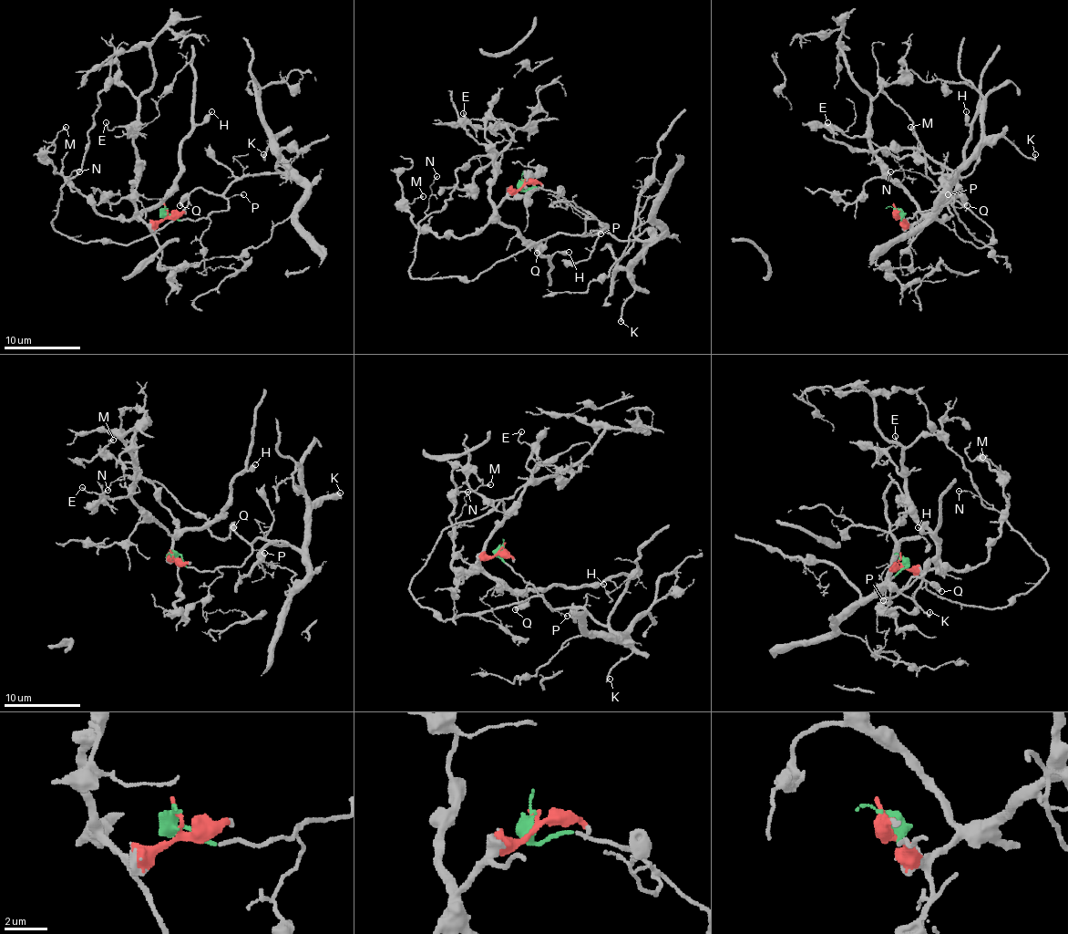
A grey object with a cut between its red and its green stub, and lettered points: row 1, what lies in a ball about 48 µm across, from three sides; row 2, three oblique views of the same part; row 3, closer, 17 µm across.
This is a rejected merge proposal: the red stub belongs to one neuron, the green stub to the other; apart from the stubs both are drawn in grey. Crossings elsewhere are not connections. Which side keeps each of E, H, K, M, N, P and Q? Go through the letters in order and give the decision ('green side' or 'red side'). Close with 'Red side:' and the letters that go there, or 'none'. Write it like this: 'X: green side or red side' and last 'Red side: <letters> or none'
E: red side
H: red side
K: green side
M: red side
N: green side
P: green side
Q: green side
Red side: E, H, M

